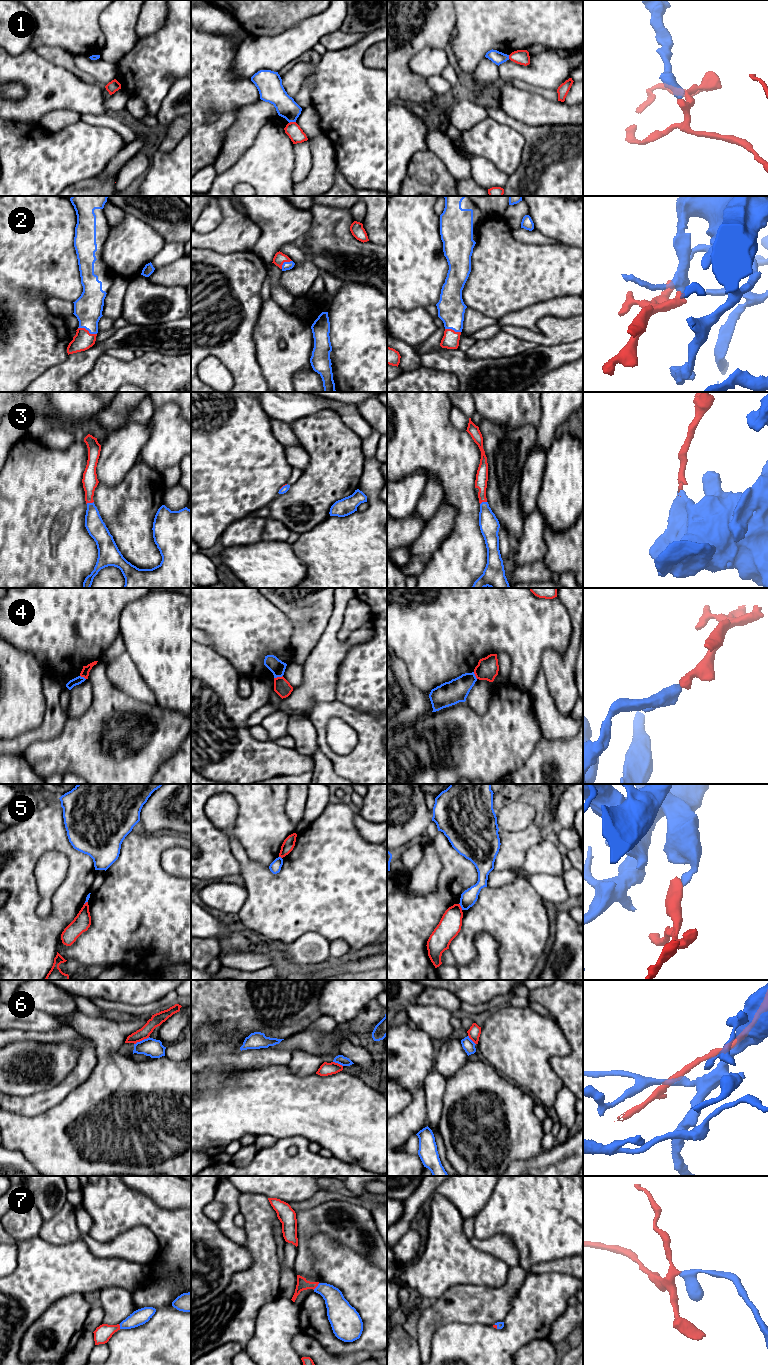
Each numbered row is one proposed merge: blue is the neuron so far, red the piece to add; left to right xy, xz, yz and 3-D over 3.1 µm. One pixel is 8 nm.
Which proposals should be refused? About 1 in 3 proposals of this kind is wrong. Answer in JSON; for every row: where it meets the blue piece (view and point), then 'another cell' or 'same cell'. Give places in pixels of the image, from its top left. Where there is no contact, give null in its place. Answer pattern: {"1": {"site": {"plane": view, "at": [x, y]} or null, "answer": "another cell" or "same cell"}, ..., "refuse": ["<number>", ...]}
{"1": {"site": {"plane": "xz", "at": [292, 121]}, "answer": "another cell"}, "2": {"site": {"plane": "xy", "at": [87, 329]}, "answer": "same cell"}, "3": {"site": {"plane": "xy", "at": [89, 503]}, "answer": "same cell"}, "4": {"site": {"plane": "xz", "at": [278, 676]}, "answer": "another cell"}, "5": {"site": {"plane": "yz", "at": [460, 905]}, "answer": "another cell"}, "6": {"site": {"plane": "xy", "at": [142, 1040]}, "answer": "another cell"}, "7": {"site": {"plane": "xz", "at": [317, 1286]}, "answer": "same cell"}, "refuse": ["1", "4", "5", "6"]}

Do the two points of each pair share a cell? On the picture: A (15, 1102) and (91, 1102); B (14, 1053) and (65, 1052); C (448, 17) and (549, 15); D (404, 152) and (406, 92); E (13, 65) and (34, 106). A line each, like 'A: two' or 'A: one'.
A: two
B: one
C: two
D: two
E: one

